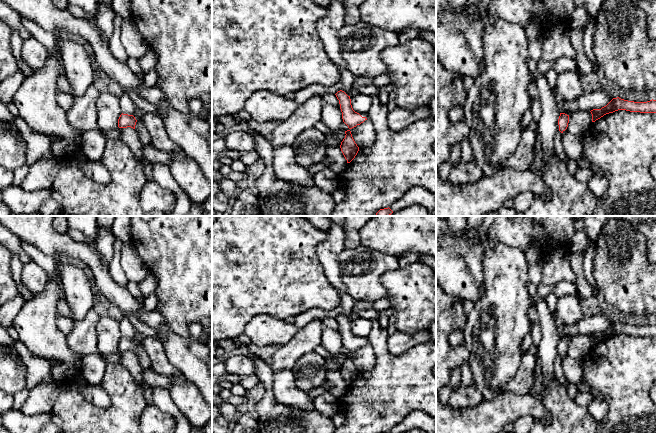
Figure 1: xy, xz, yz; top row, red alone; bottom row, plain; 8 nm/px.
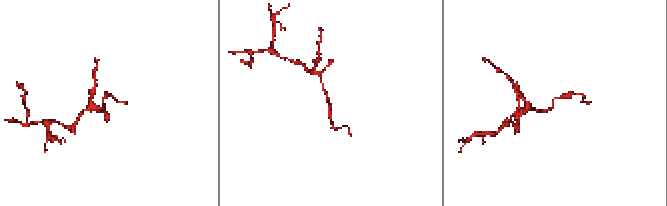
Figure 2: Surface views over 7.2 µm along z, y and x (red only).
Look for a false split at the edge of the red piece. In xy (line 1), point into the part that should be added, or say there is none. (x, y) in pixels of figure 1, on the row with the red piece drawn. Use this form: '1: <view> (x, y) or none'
1: none

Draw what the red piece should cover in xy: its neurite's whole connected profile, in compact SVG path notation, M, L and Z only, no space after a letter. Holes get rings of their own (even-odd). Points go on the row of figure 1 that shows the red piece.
M121 114L119 119L118 119L118 127L119 128L127 128L131 127L135 129L137 120L133 115L128 115L128 114Z

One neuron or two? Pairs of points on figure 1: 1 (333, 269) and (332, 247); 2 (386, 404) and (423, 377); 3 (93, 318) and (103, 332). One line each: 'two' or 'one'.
1: one
2: one
3: two

